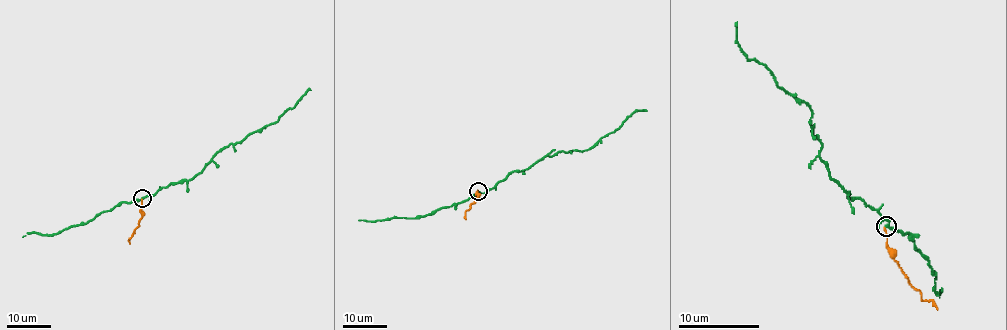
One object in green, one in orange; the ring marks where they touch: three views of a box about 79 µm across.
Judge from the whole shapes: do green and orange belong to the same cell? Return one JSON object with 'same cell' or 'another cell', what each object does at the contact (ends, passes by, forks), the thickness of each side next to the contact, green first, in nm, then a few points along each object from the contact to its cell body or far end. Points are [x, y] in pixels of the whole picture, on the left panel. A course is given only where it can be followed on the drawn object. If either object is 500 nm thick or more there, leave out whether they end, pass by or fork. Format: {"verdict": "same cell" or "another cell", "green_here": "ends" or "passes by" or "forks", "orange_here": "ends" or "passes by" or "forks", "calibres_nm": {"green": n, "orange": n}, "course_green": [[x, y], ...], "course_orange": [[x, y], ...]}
{"verdict": "another cell", "green_here": "passes by", "orange_here": "ends", "calibres_nm": {"green": 240, "orange": 160}, "course_green": [[142, 198], [170, 183], [192, 179], [218, 152], [277, 121], [309, 87]], "course_orange": [[142, 198], [142, 215], [129, 239], [130, 243]]}

